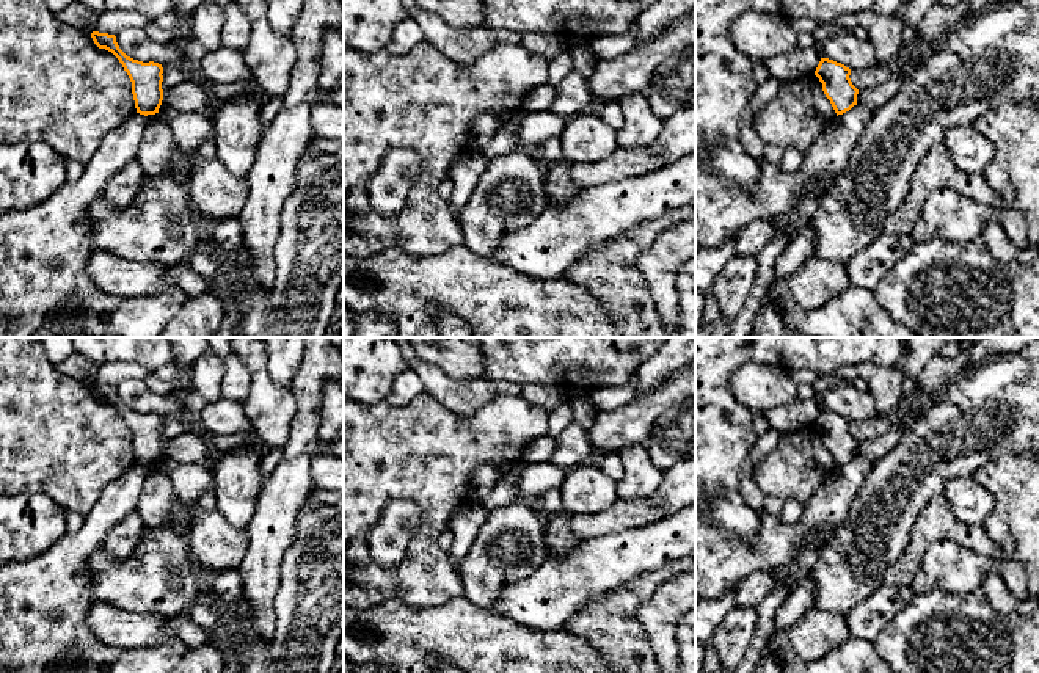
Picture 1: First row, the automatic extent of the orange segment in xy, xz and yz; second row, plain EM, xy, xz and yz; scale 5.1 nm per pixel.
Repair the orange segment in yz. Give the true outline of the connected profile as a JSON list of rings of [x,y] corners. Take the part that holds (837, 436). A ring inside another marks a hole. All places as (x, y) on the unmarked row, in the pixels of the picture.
[[[821,409],[815,427],[822,435],[822,442],[830,452],[837,467],[857,457],[859,441],[852,436],[851,420],[829,409]]]

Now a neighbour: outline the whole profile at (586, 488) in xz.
[[[595,461],[568,469],[560,491],[563,508],[573,515],[606,511],[620,497],[617,482]]]

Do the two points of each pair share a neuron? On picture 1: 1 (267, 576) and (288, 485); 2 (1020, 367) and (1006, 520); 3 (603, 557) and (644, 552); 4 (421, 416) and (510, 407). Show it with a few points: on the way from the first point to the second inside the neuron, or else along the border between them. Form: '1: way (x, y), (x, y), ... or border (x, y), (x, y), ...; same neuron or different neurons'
1: way (267, 554), (269, 538), (275, 532), (278, 507); same neuron
2: border (1022, 451), (1008, 451), (980, 468); different neurons
3: way (612, 557), (625, 557), (634, 552); same neuron
4: way (443, 427), (488, 427); same neuron

